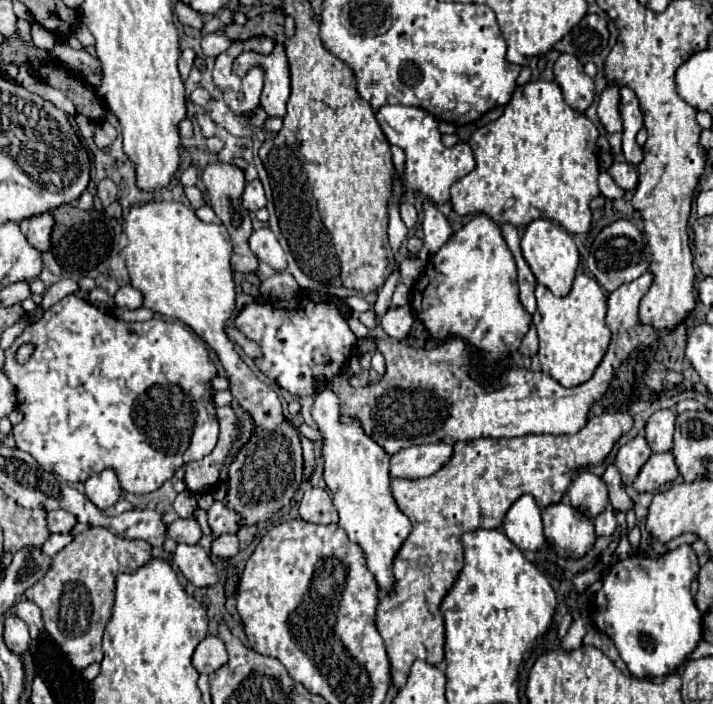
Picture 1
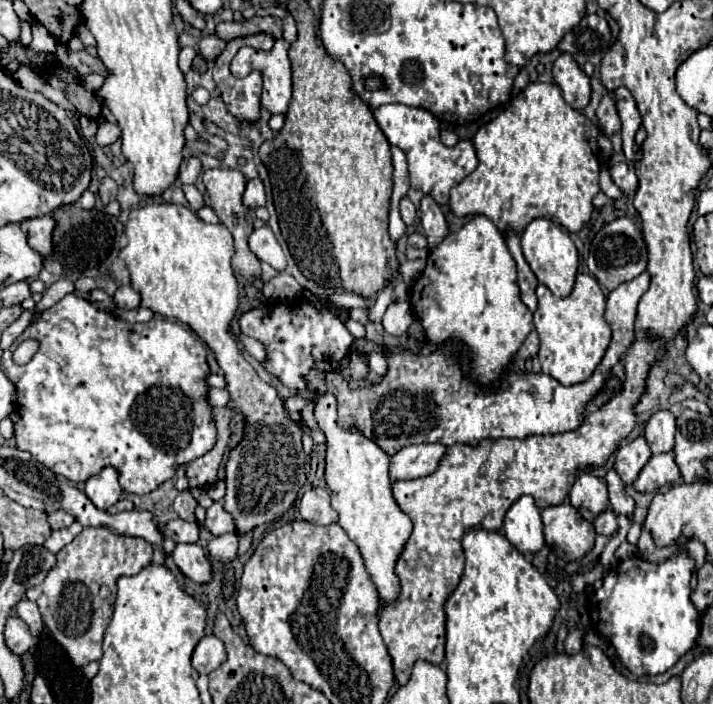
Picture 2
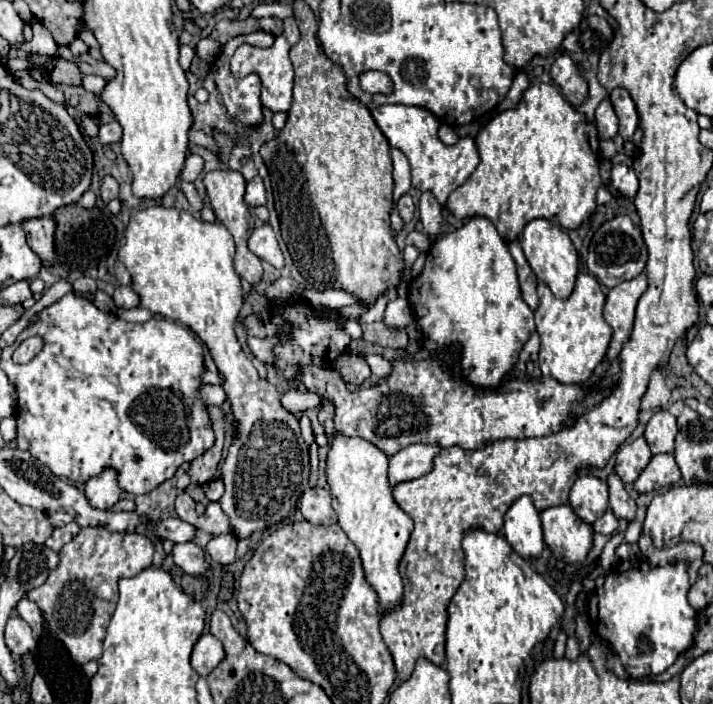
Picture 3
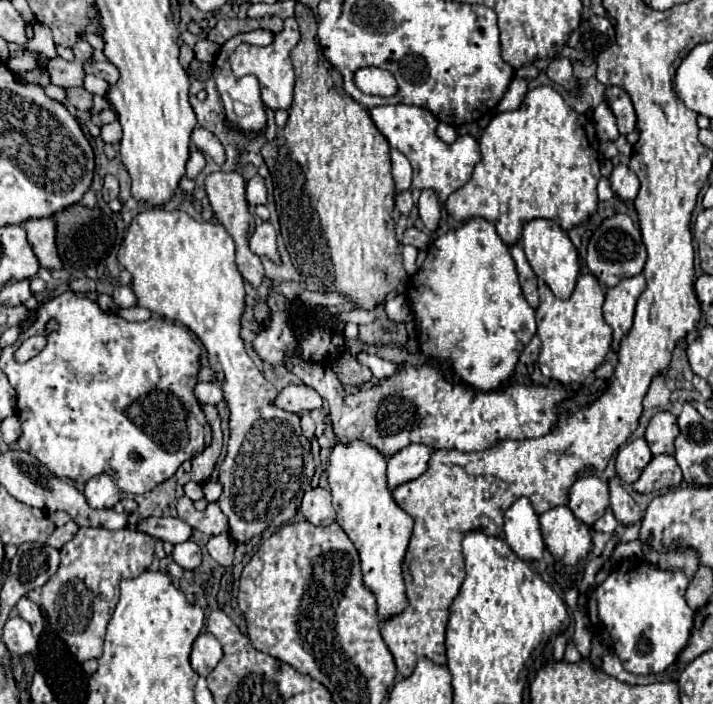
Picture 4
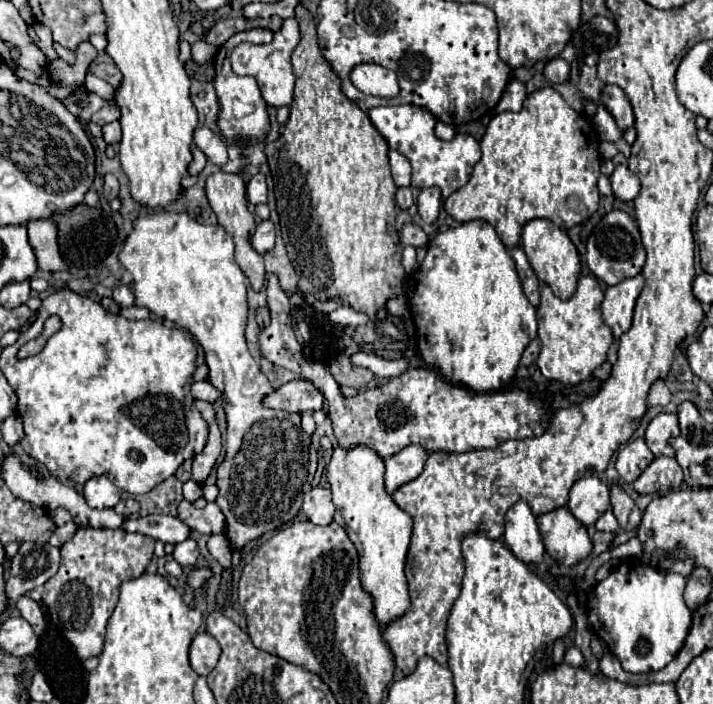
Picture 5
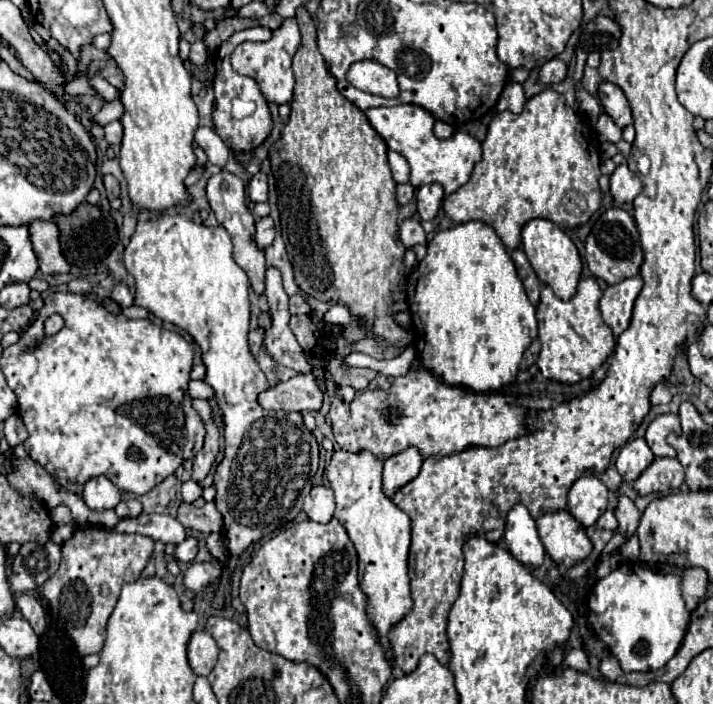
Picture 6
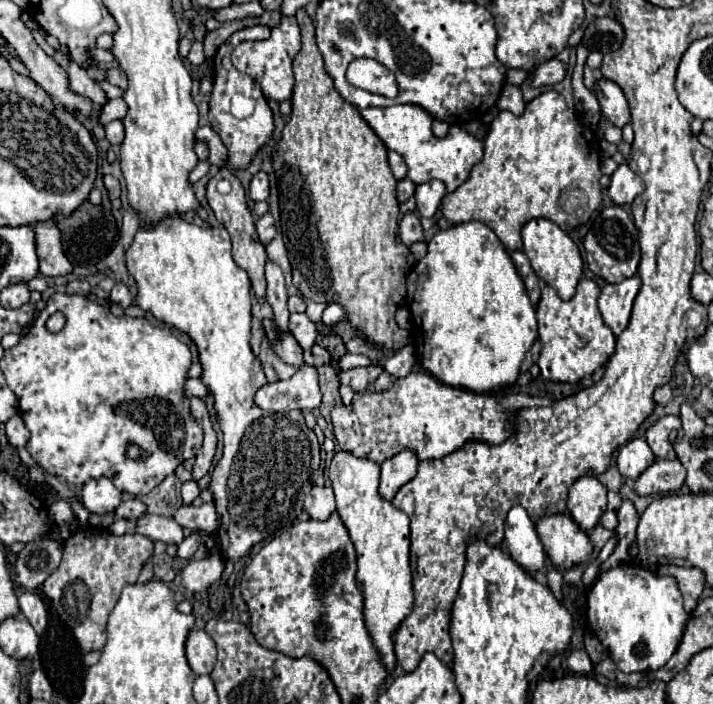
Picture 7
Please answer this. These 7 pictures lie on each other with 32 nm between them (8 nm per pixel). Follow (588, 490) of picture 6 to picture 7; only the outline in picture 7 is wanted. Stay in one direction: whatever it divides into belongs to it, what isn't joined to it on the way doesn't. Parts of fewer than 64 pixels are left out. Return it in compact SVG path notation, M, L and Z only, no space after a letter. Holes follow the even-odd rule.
M582 476L568 494L568 510L584 530L592 530L606 512L606 486L596 476Z

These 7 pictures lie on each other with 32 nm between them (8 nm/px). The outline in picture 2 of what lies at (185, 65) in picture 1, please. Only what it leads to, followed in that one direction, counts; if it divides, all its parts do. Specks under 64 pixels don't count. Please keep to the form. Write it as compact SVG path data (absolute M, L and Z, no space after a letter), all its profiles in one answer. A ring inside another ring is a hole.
M182 48L182 52L180 52L180 70L182 70L182 74L188 74L194 56L196 56L194 48Z

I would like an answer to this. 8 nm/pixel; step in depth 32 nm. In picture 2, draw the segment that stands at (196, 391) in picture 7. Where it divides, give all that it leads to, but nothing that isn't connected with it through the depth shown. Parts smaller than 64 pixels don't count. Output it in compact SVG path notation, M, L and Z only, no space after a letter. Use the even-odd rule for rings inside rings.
M212 388L210 394L208 394L208 400L210 400L212 406L226 406L226 404L230 402L230 396L228 396L226 390L216 390L216 388Z

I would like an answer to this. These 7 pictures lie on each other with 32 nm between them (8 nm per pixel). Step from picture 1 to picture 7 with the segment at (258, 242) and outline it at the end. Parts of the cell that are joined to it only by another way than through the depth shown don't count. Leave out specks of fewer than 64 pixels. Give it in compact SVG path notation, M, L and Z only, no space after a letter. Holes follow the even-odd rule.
M264 214L258 222L256 222L256 230L258 230L258 240L266 246L272 242L274 234L276 234L276 228L274 228L274 222L272 222L272 214Z

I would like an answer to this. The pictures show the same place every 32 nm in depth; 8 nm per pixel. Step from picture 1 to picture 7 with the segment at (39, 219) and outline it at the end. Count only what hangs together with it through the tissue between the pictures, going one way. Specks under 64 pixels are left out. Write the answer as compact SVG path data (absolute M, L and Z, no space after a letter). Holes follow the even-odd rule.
M38 222L32 226L36 234L36 252L40 260L40 272L44 276L64 276L72 272L72 264L62 252L60 230L54 222Z

